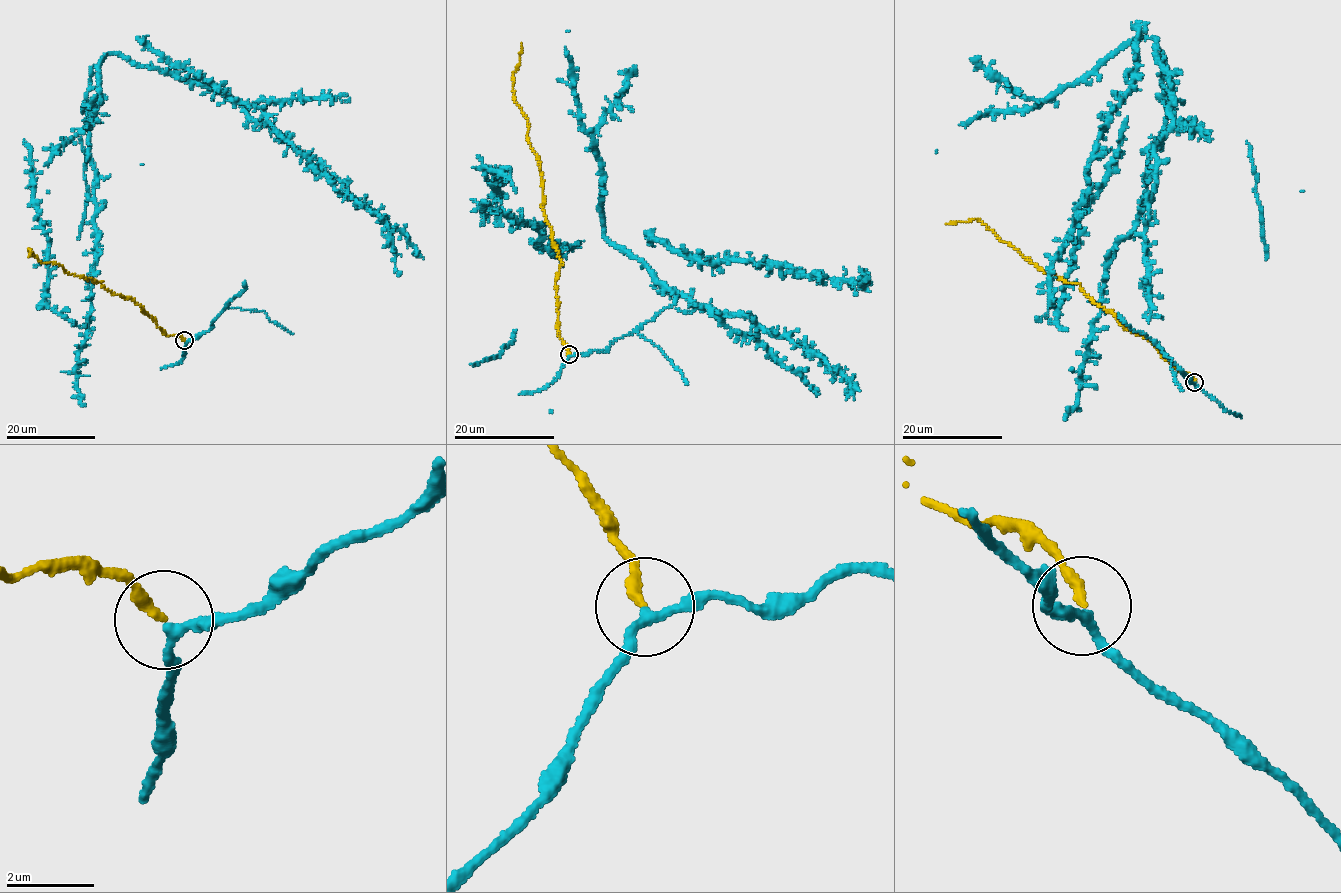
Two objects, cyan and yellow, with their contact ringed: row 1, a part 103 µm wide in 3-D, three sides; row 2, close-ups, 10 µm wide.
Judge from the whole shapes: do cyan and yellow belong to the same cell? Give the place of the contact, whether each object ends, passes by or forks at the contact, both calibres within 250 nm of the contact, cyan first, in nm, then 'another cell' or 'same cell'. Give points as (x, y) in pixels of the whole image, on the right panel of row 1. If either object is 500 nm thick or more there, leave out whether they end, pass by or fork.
place (1194, 382); cyan passes by; yellow ends; calibres 200 and 240 nm; same cell

